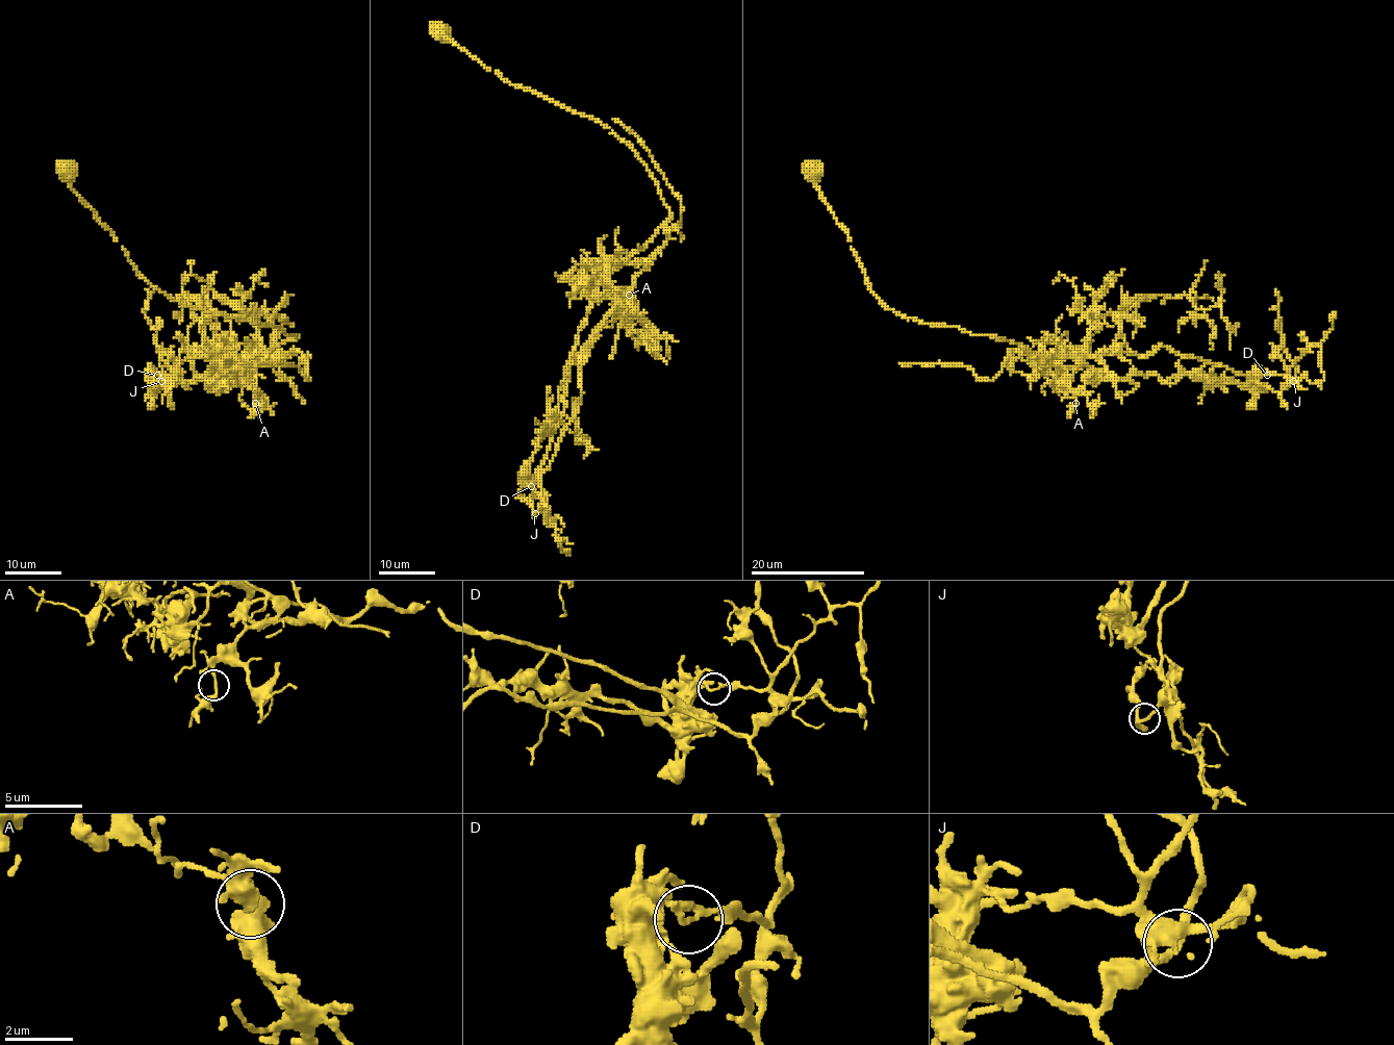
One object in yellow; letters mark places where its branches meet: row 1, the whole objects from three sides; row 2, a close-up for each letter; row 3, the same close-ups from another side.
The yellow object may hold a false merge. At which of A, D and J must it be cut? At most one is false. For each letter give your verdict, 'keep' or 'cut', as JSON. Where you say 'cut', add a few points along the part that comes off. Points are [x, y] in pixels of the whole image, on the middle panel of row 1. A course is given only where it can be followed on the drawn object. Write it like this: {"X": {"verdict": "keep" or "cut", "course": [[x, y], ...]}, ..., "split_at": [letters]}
{"A": {"verdict": "keep"}, "D": {"verdict": "cut", "course": [[531, 486], [543, 507], [540, 475], [578, 409], [579, 367], [629, 299], [558, 397], [598, 449]]}, "J": {"verdict": "keep"}, "split_at": ["D"]}

